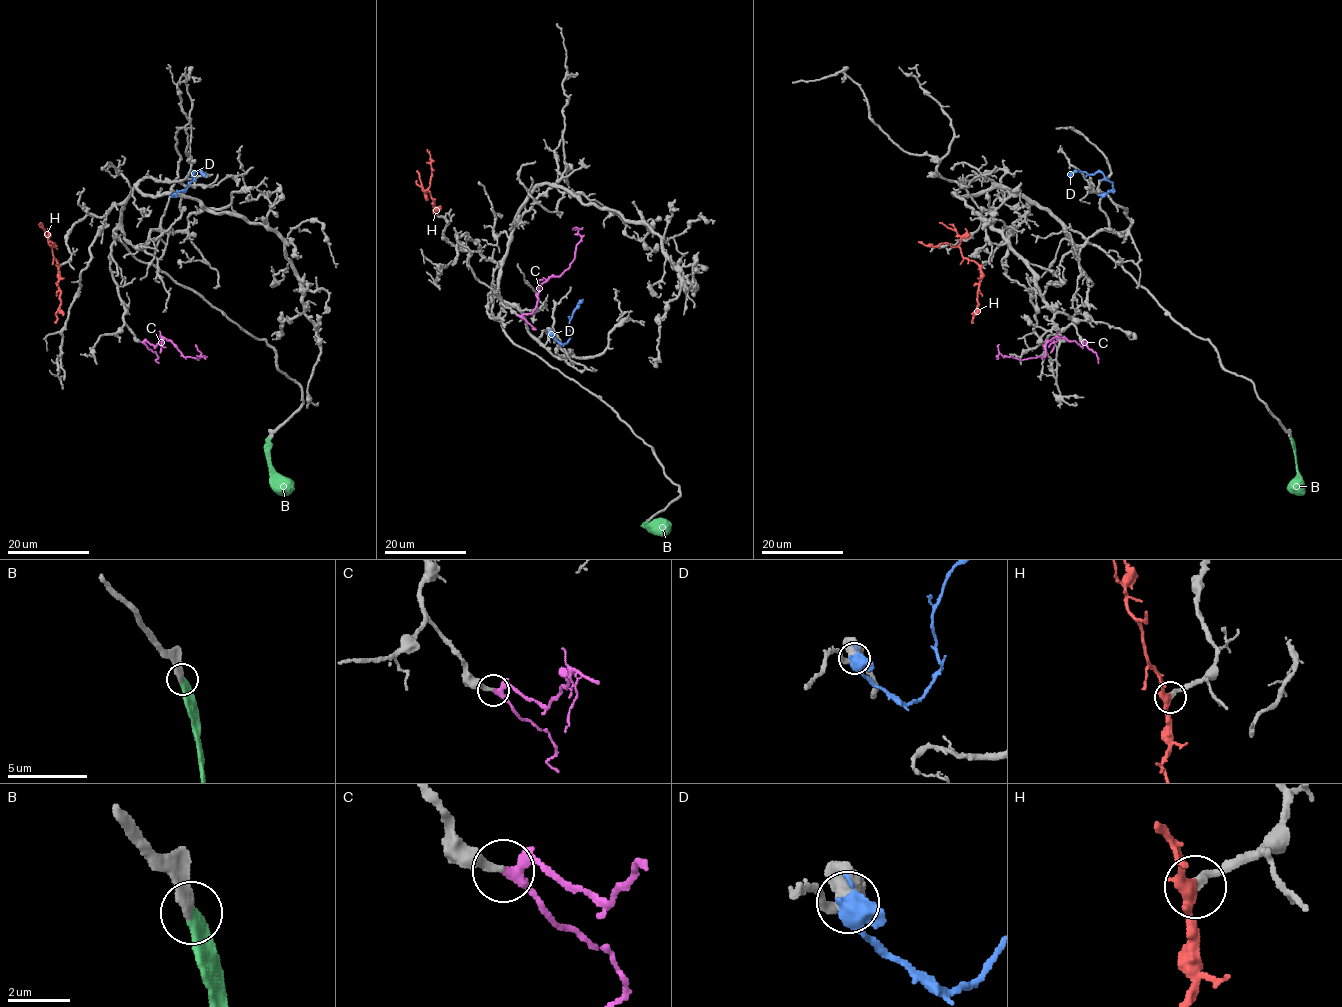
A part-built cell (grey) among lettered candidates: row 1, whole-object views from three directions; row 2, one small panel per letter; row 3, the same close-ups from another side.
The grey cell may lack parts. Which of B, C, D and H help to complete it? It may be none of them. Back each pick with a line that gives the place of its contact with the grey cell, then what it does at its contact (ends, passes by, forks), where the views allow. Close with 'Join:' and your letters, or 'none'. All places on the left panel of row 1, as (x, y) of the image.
B: contact (269, 438); it ends
C: contact (142, 342); it passes by
H: contact (59, 266); it passes by
Join: B, C, H

